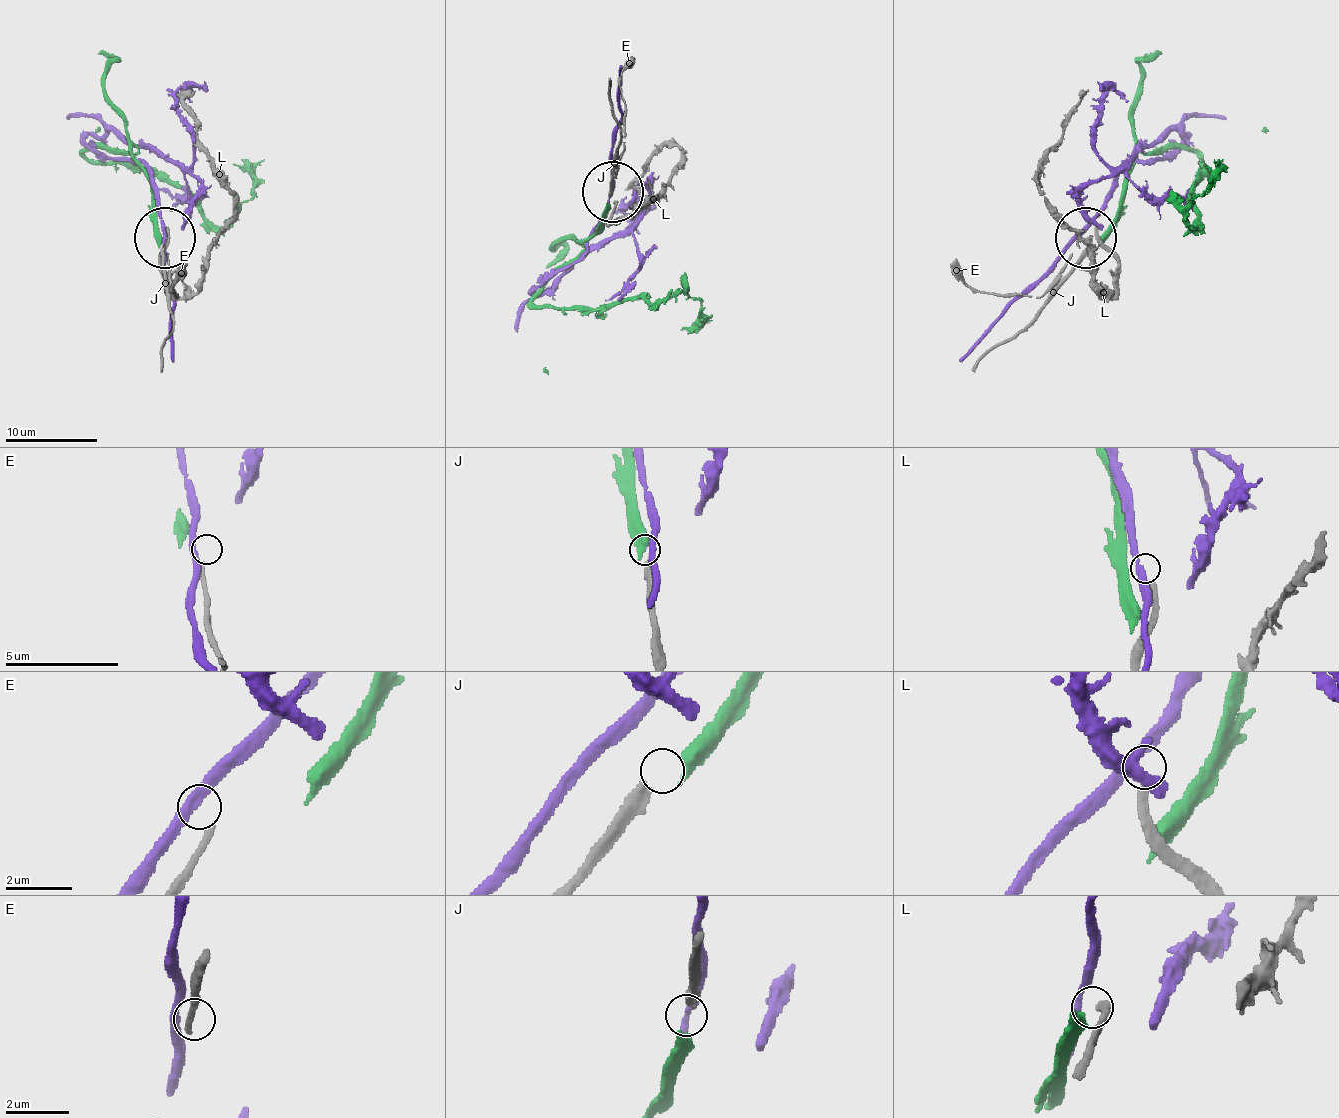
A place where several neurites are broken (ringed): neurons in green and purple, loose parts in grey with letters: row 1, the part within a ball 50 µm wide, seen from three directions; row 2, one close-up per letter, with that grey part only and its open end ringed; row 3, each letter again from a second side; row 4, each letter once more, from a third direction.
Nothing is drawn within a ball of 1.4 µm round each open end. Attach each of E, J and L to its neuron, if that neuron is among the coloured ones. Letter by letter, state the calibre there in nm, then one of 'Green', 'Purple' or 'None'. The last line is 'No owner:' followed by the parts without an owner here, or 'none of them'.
E: Thickness 170 nm. None
J: Thickness 320 nm. None
L: Thickness 280 nm. None
No owner: E, J, L

